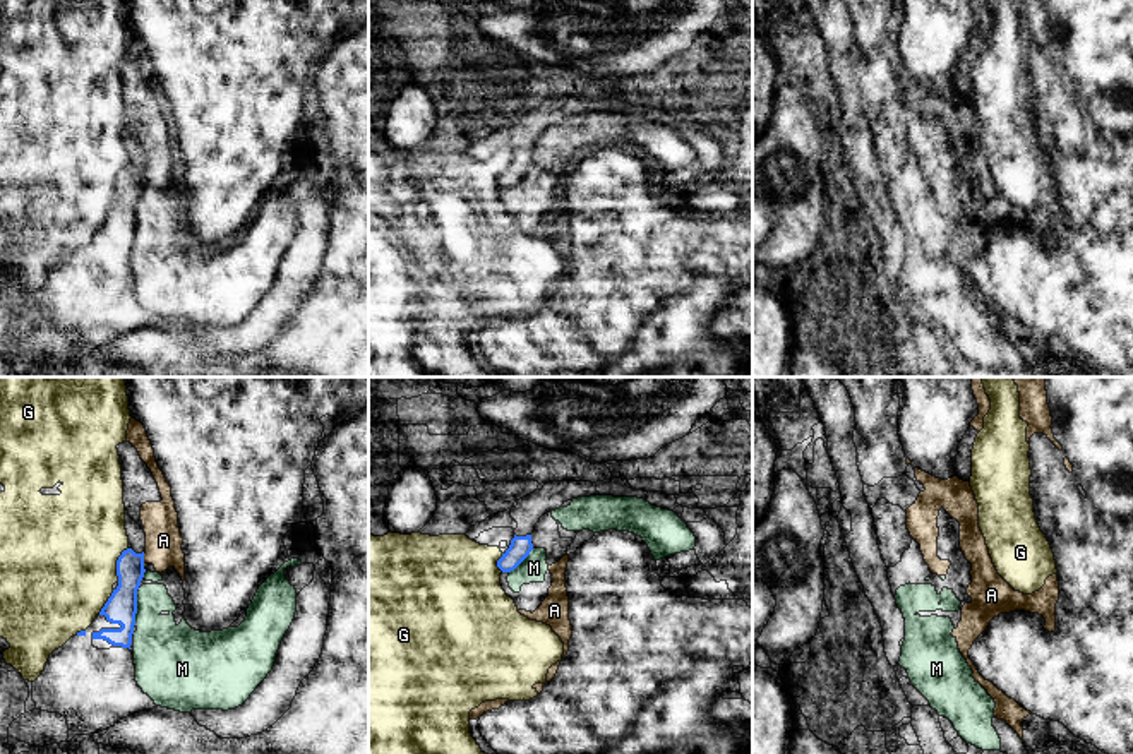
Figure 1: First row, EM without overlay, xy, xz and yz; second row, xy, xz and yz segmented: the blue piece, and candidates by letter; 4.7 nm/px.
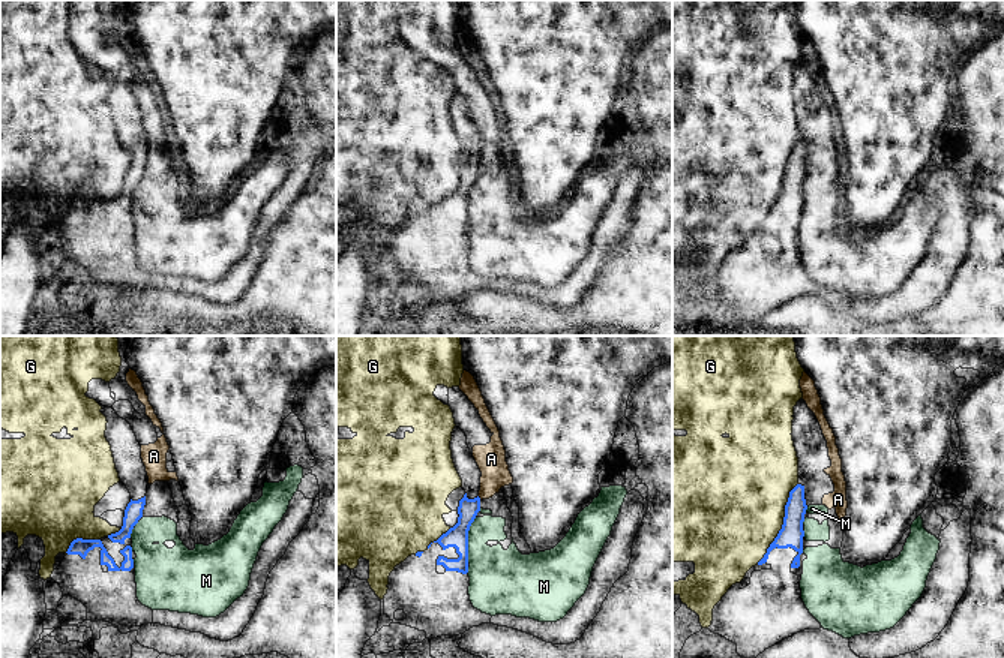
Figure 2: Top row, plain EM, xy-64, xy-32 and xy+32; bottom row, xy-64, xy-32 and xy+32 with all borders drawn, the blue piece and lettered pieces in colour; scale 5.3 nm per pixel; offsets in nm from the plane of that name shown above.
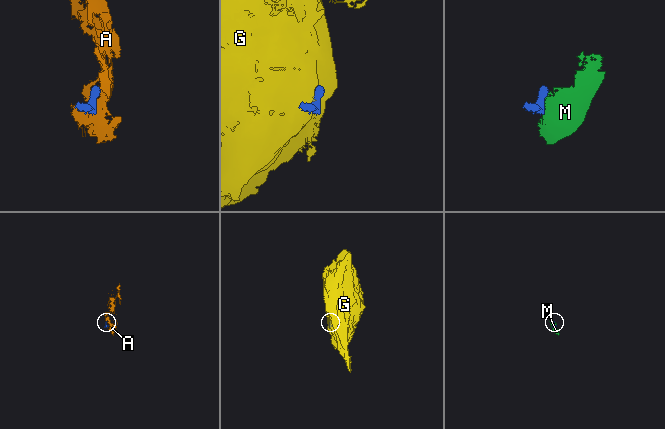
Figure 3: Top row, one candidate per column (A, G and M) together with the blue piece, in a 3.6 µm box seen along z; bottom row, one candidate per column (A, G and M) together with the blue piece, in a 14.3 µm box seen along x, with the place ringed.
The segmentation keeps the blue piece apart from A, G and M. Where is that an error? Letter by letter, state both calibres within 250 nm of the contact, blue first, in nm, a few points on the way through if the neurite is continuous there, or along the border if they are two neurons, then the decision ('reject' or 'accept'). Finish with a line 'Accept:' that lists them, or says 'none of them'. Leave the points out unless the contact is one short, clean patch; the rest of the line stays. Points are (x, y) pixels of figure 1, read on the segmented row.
A: 140/180 nm | along xy (143, 554), (144, 562) | reject
G: 140/500 nm | reject
M: 140/300 nm | along xy (137, 592), (134, 624) | reject
Accept: none of them

